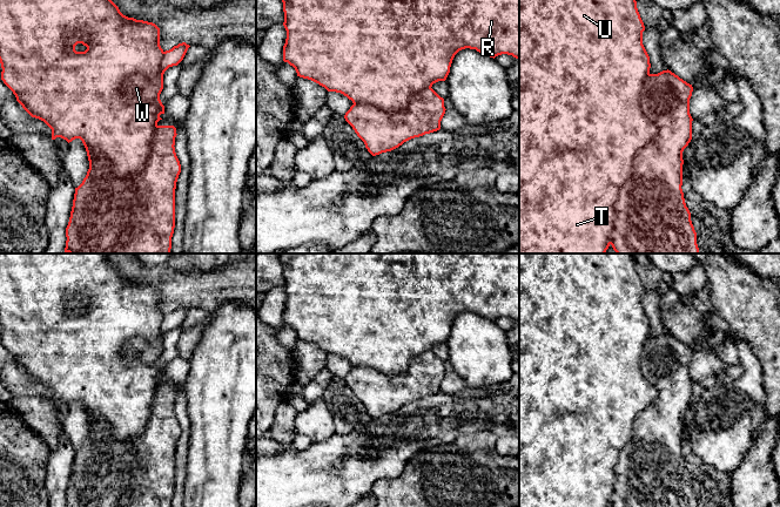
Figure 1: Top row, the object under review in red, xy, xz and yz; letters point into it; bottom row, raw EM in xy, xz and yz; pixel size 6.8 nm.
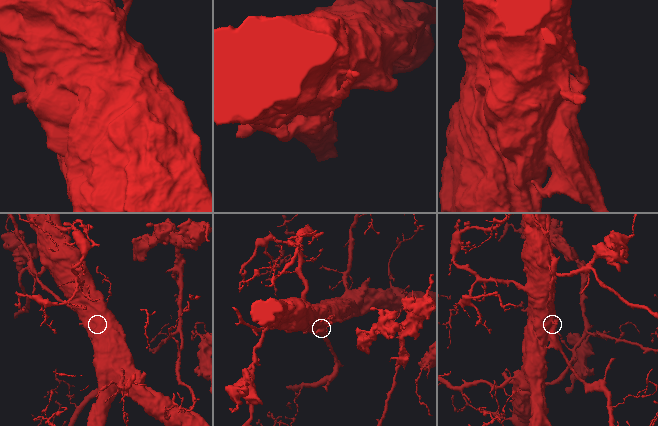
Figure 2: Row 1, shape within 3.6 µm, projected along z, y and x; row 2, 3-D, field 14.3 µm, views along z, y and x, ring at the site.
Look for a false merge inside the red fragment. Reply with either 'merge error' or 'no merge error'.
merge error

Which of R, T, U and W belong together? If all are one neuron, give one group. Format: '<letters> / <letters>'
R T U / W

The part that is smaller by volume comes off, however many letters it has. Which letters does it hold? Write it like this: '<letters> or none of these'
W

